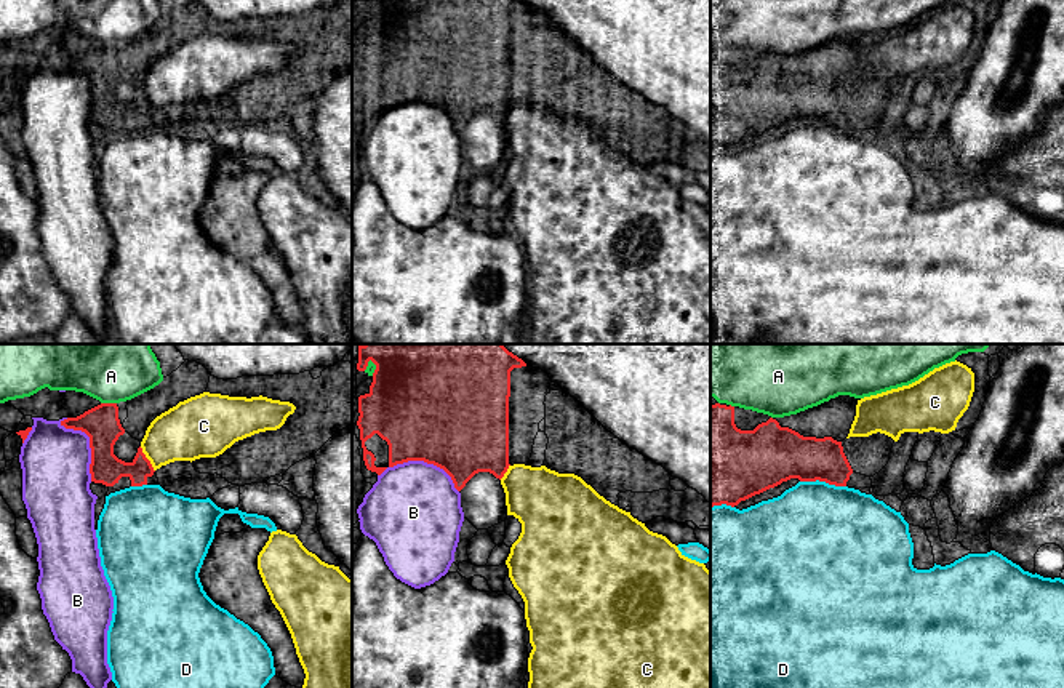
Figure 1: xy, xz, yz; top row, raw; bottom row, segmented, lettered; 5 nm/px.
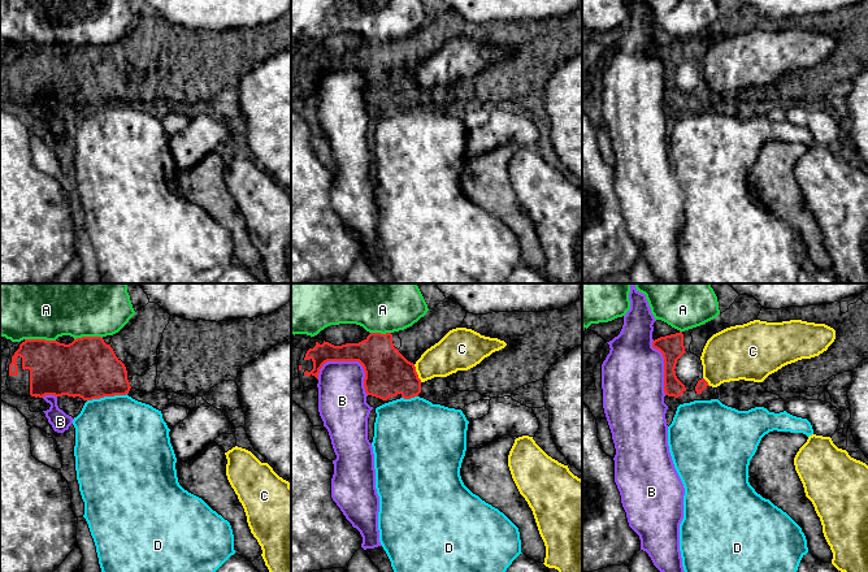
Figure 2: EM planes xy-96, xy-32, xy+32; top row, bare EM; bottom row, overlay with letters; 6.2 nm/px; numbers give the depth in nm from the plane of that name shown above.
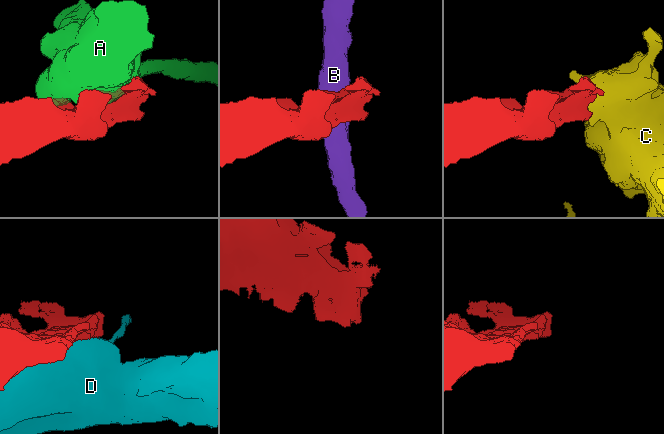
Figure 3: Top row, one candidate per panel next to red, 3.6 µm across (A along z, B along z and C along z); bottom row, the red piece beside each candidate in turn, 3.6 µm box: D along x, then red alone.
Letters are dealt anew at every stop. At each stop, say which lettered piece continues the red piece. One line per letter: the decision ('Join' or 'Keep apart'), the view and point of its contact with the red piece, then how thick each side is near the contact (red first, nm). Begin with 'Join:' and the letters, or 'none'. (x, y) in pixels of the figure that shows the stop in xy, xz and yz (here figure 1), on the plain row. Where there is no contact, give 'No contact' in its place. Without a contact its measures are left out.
Join: none
A: Keep apart. Touches red at xy (109, 45). Thickness 180 nm (red) against 220 nm
B: Keep apart. Touches red at xz (421, 101). Thickness 500 nm (red) against 460 nm
C: Keep apart. Touches red at xy (148, 101). Thickness 160 nm (red) against 280 nm
D: Keep apart. Touches red at yz (823, 122). Thickness 260 nm (red) against 480 nm

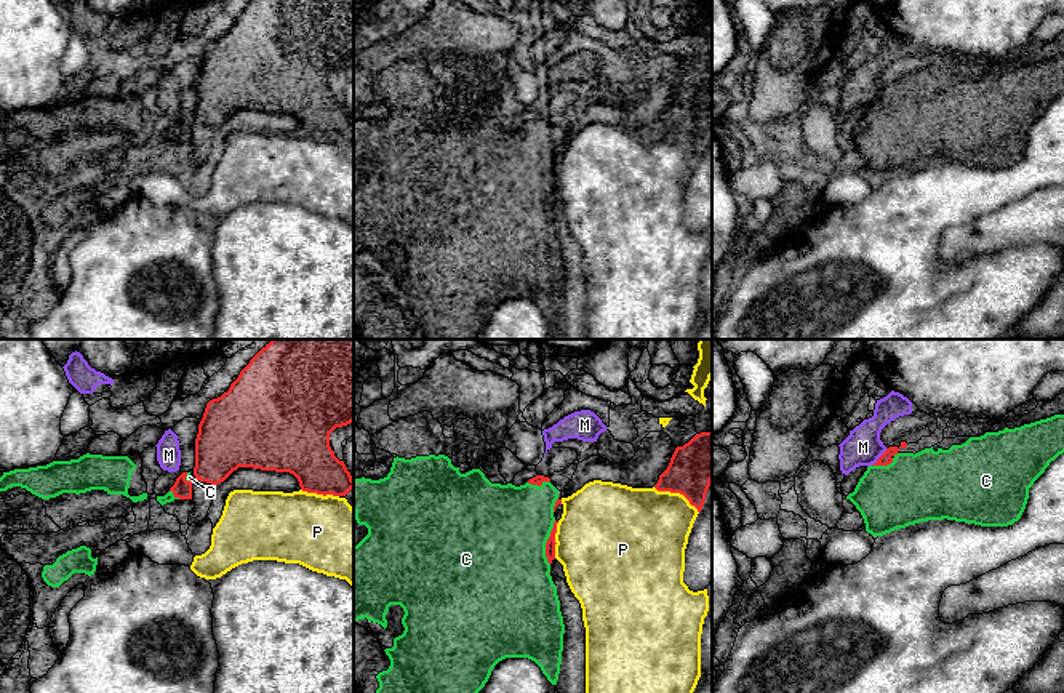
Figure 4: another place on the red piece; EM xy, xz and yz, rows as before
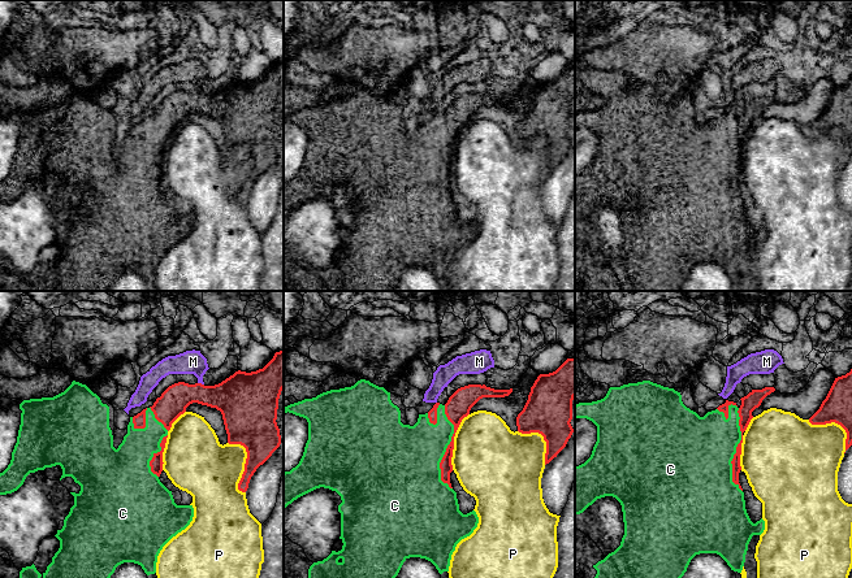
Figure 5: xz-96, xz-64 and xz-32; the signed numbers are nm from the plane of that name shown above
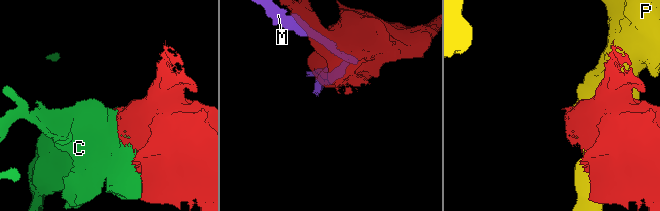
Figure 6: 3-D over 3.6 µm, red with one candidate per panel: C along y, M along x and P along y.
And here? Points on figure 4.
Join: C
C: Join. Touches red at xz (546, 184). Thickness 50 nm (red) against 500 nm
M: Keep apart. Touches red at yz (879, 100). Thickness 60 nm (red) against 190 nm
P: Keep apart. Touches red at xz (677, 133). Thickness 240 nm (red) against 420 nm

